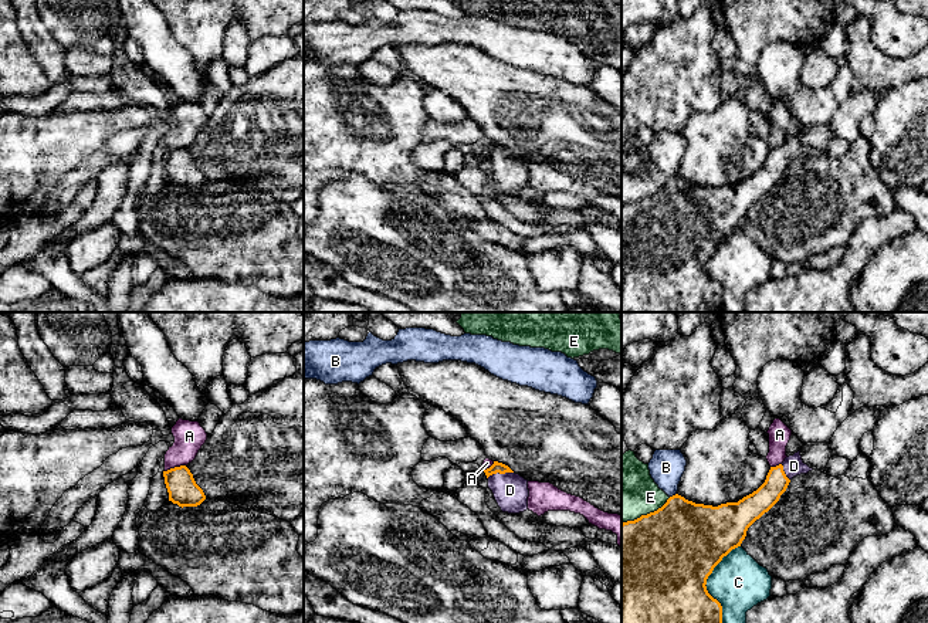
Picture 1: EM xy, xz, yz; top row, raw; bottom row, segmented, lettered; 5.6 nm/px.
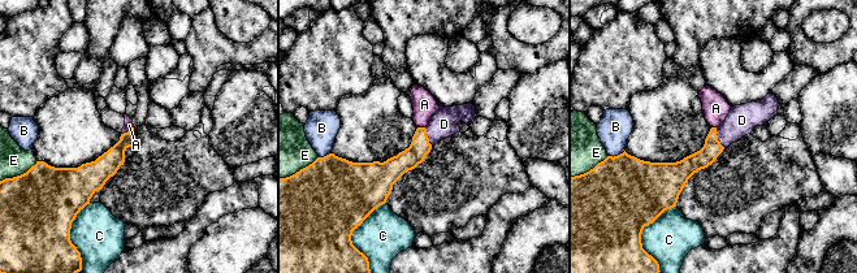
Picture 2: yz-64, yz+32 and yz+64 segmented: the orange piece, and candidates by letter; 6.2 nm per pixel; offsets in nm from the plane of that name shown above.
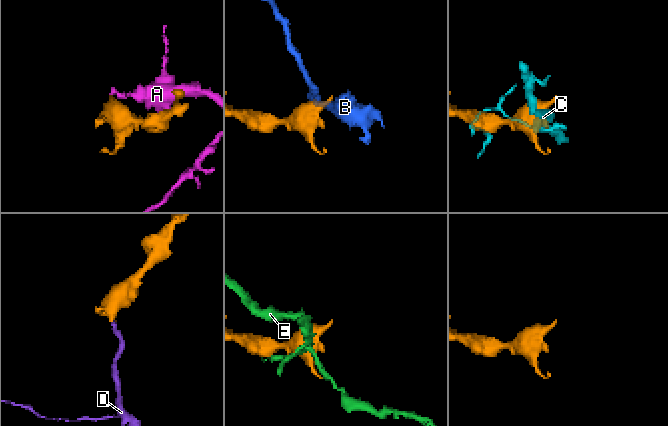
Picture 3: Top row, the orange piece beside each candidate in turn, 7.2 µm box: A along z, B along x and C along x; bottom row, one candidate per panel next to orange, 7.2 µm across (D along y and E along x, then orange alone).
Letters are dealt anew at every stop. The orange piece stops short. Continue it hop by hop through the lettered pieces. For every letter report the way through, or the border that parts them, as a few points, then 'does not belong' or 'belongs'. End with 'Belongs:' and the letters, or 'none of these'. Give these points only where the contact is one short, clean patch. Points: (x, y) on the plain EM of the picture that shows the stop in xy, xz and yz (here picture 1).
A: border xy (185, 146), (165, 153); does not belong
B: border yz (676, 175), (670, 179); does not belong
C: does not belong
D: way xz (497, 149), (500, 155), (501, 162), (510, 172); belongs
E: does not belong
Belongs: D

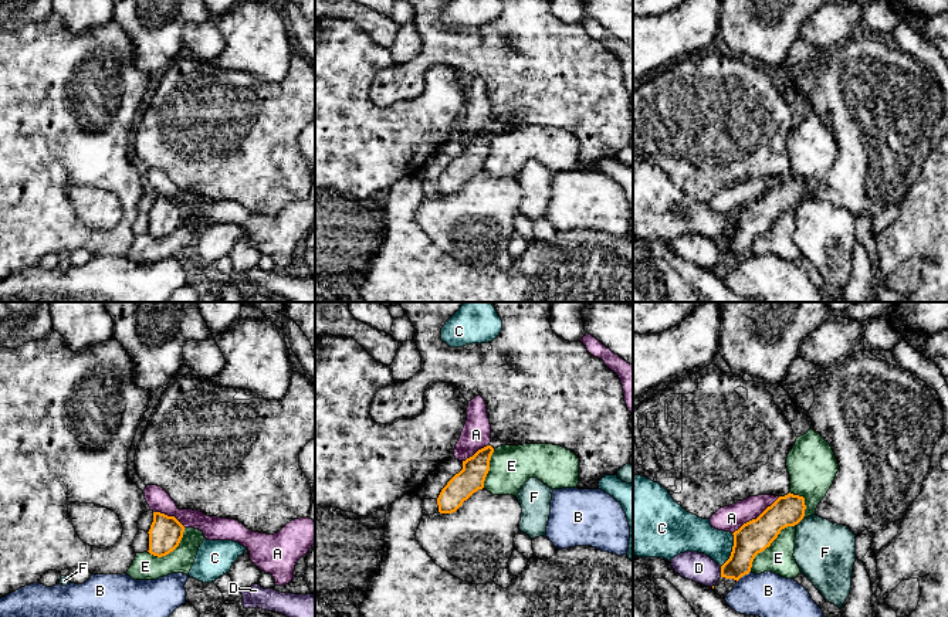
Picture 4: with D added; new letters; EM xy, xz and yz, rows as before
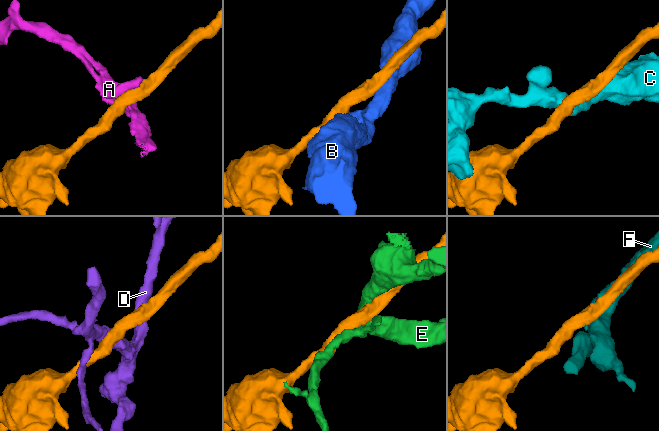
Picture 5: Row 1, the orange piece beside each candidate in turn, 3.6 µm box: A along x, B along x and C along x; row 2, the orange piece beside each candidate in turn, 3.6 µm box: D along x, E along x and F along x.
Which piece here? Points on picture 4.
A: does not belong
B: border yz (750, 253), (737, 264); does not belong
C: border yz (732, 216), (731, 237), (721, 248); does not belong
D: border yz (720, 248), (721, 258); does not belong
E: does not belong
F: border yz (802, 200), (796, 206); does not belong
Belongs: none of these

